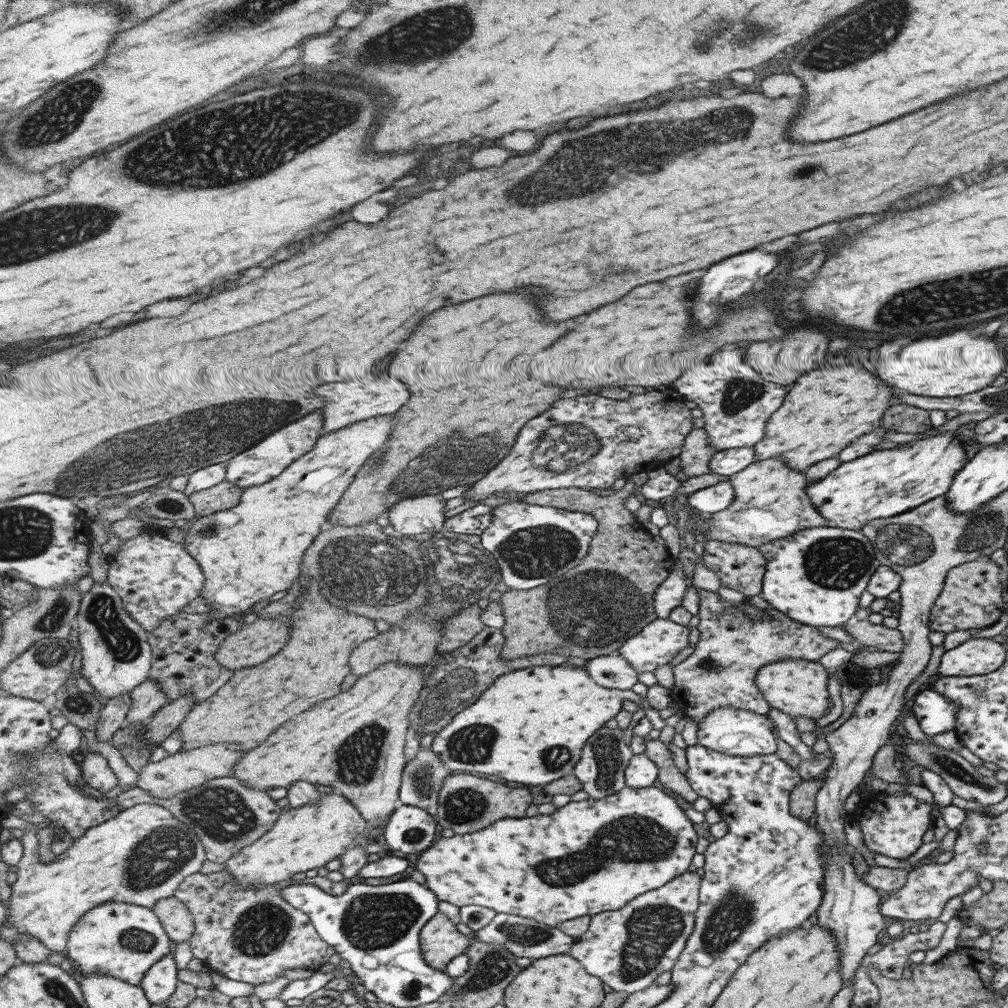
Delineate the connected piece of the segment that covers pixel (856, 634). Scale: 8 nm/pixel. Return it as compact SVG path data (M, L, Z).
M854 616L842 626L842 630L851 635L856 644L873 646L878 651L901 652L904 645L902 635L896 629L869 624L867 620L855 620Z

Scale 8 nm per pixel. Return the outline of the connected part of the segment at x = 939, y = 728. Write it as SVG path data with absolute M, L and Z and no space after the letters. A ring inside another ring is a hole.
M922 687L908 704L908 712L917 719L919 728L927 736L954 730L956 706L945 695L930 687Z

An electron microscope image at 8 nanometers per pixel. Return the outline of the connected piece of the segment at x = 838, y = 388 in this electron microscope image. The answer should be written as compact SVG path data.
M829 366L823 370L813 370L801 376L801 382L795 382L784 397L785 406L780 406L765 424L764 438L754 448L754 461L766 458L782 458L788 467L803 472L808 466L820 460L835 456L851 442L877 428L881 422L881 414L887 410L889 400L893 398L891 386L877 380L873 372L855 368L855 366Z

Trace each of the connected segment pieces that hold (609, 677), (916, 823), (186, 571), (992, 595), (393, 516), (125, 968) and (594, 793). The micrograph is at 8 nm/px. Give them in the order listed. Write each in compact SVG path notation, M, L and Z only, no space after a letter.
M609 654L589 660L585 668L605 688L619 690L632 689L638 682L637 670L629 660L621 654Z
M871 790L865 799L860 799L856 810L851 814L851 820L859 826L863 844L869 852L902 860L911 856L921 846L922 834L932 828L931 807L933 804L921 802L919 798L905 793L889 796Z
M148 526L132 539L127 539L118 552L108 556L107 582L121 595L128 613L149 634L166 618L183 613L206 585L206 574L182 543L169 540L155 526Z
M981 556L947 571L941 592L929 611L930 631L946 634L958 630L983 629L997 622L1003 606L1001 592L1005 589L999 581L1000 576L999 567L991 562L989 556Z
M438 494L405 498L388 510L395 535L419 535L444 532L445 500Z
M106 902L92 908L76 922L68 938L66 955L76 962L84 976L89 974L109 974L127 984L140 986L145 974L151 970L153 963L171 952L171 938L154 909L126 902Z
M604 726L585 743L585 750L582 752L575 774L582 782L583 791L589 794L590 798L602 799L626 787L626 770L634 754L621 728Z

